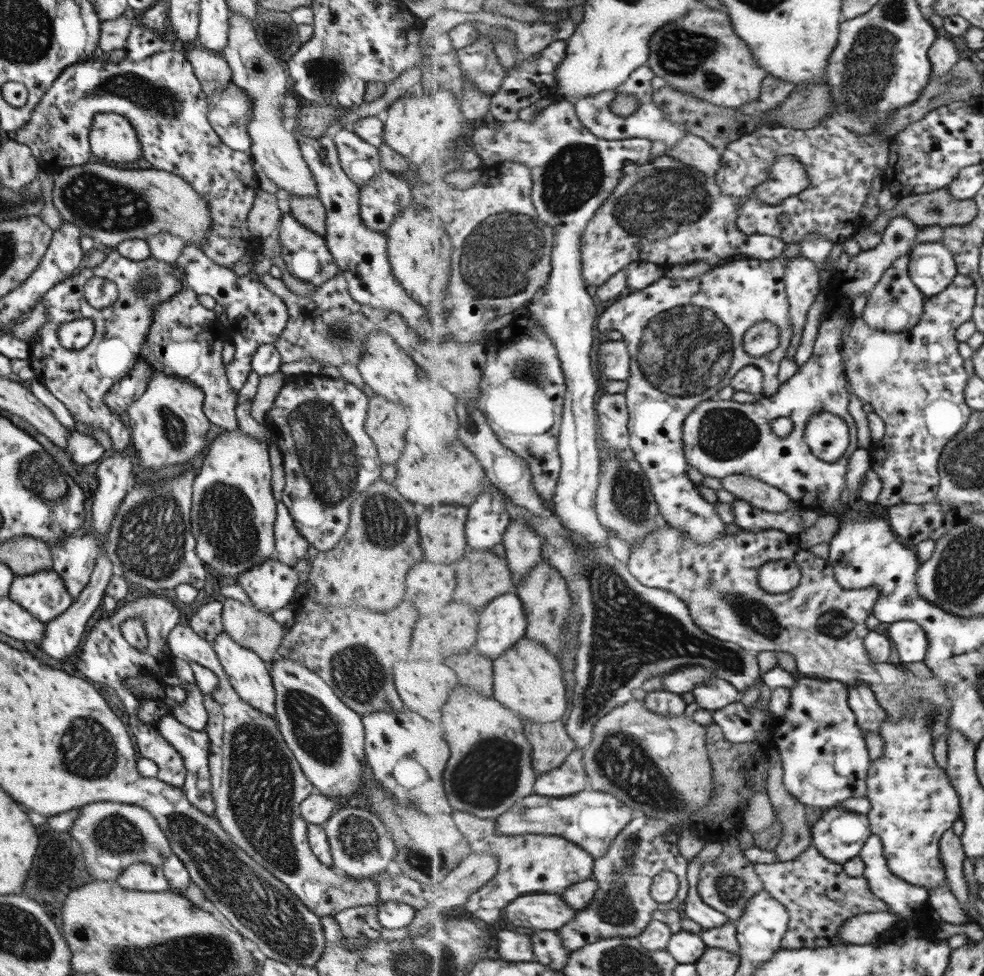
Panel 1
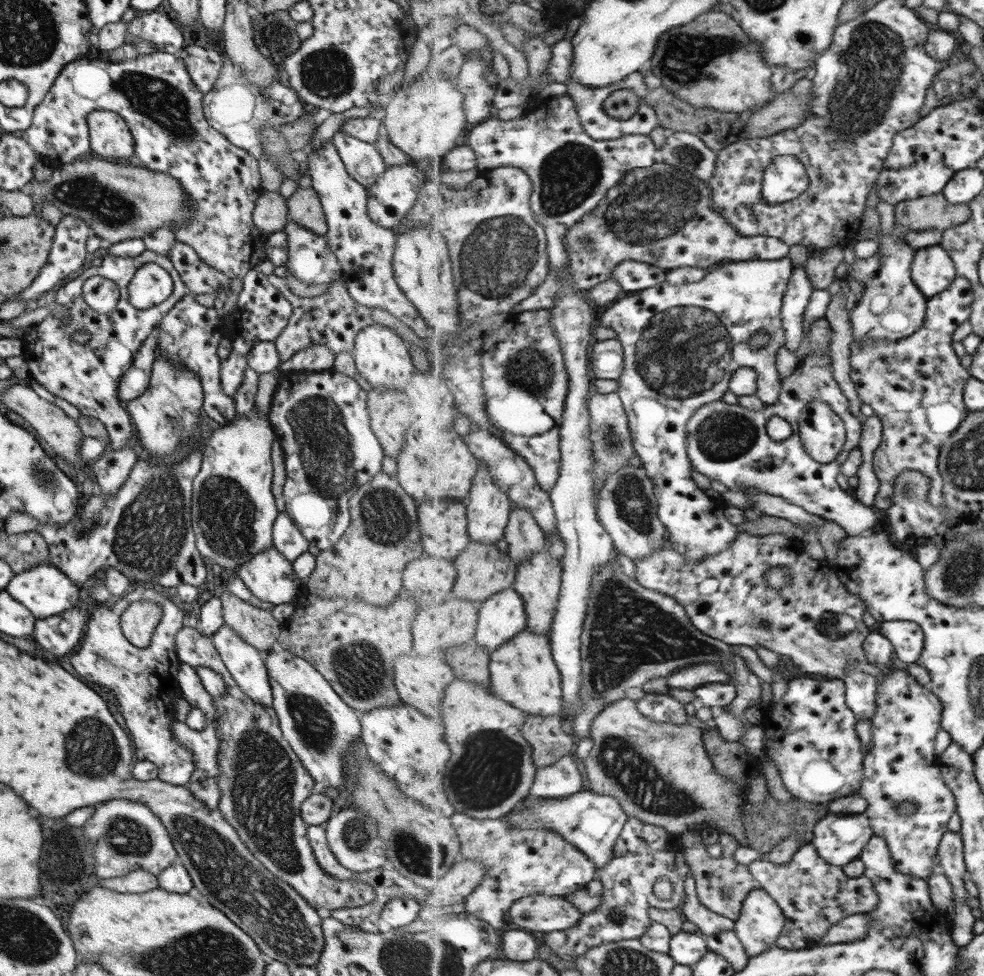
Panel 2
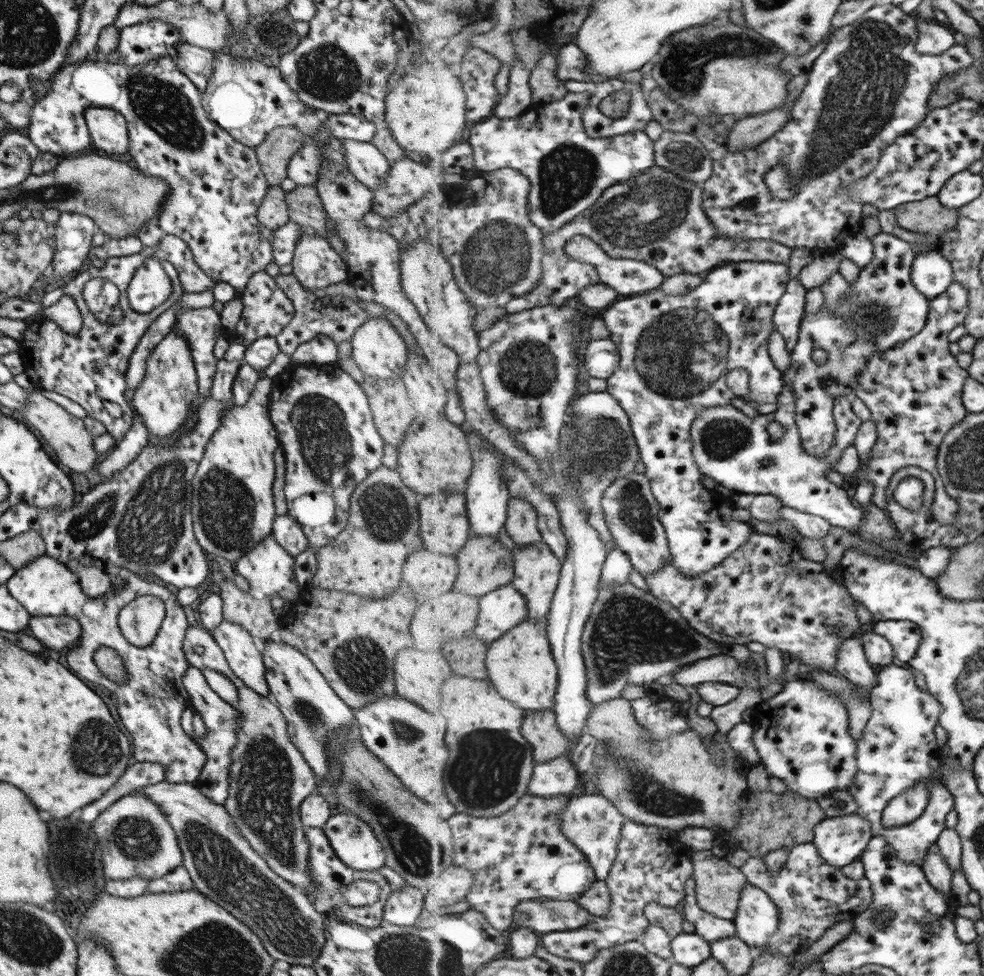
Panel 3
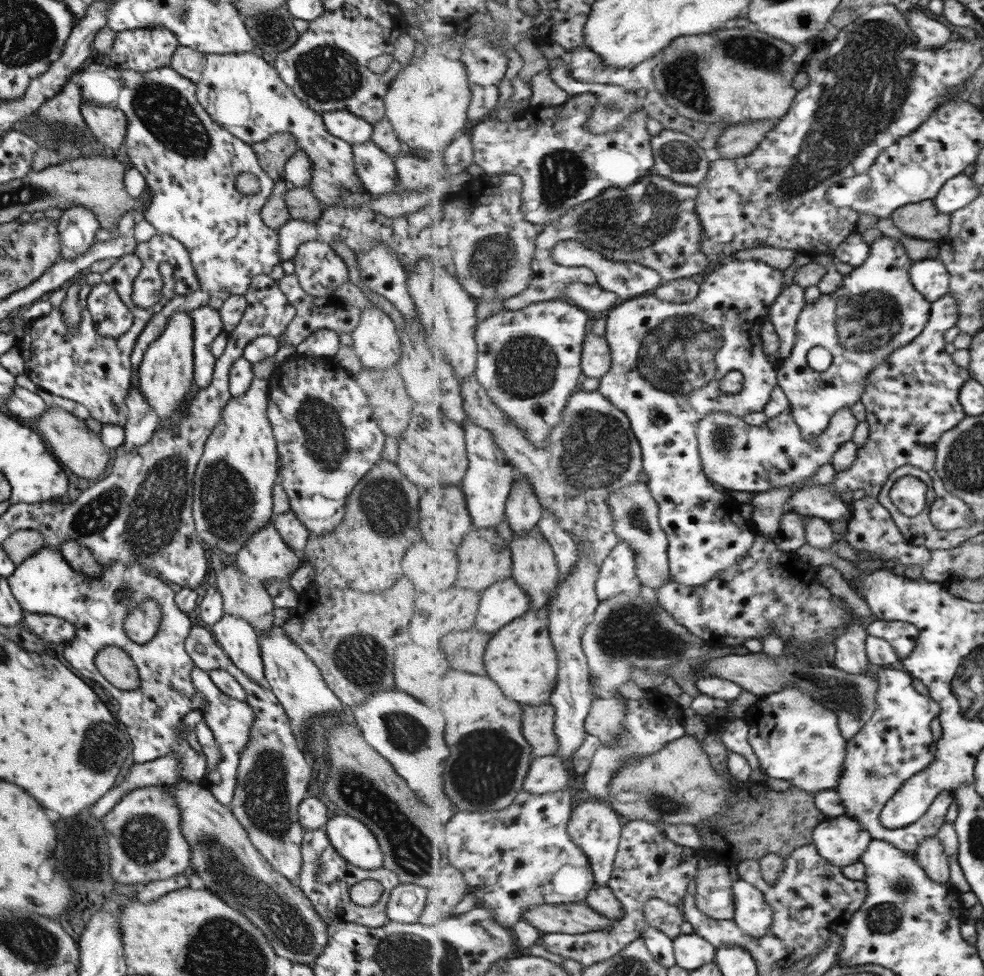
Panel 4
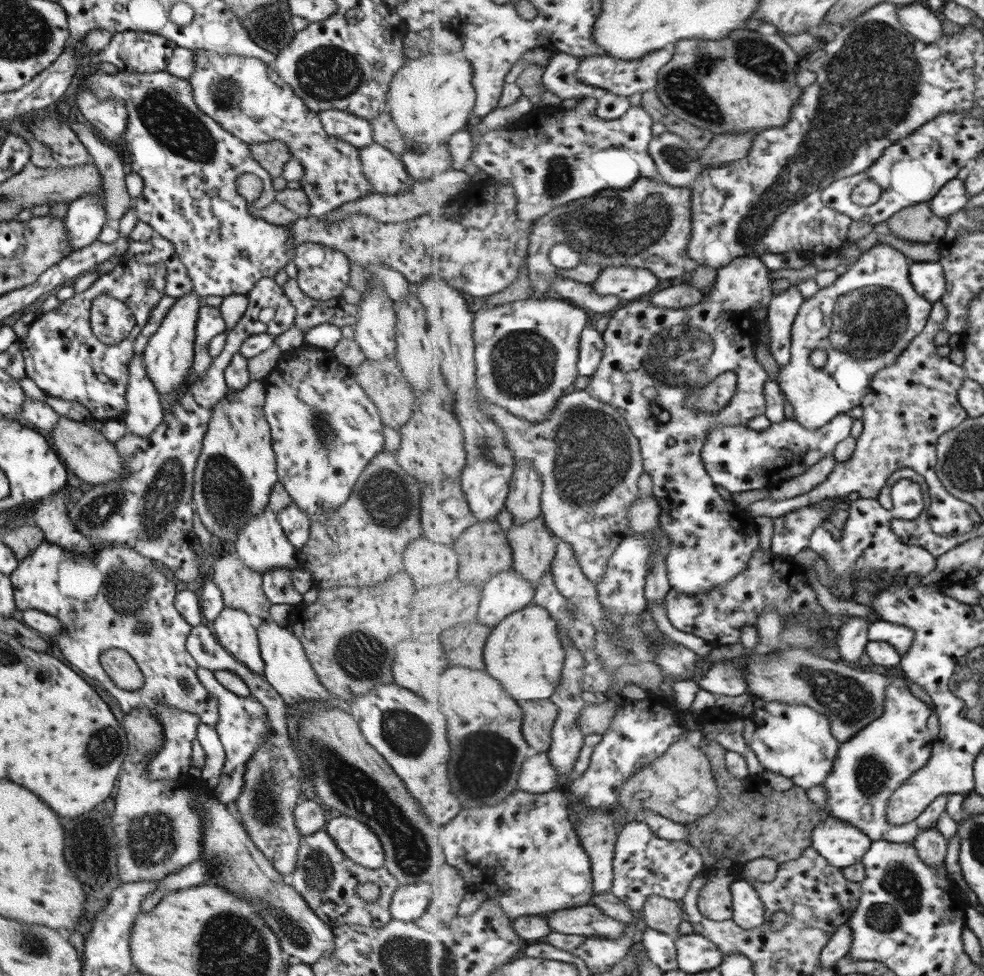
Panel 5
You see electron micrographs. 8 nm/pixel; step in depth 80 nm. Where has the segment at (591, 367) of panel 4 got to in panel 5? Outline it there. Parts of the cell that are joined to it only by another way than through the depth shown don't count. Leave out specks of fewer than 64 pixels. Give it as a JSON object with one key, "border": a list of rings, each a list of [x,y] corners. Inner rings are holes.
{"border":[[[593,322],[586,324],[580,342],[579,375],[591,377],[597,374],[605,352],[604,334],[597,331]]]}

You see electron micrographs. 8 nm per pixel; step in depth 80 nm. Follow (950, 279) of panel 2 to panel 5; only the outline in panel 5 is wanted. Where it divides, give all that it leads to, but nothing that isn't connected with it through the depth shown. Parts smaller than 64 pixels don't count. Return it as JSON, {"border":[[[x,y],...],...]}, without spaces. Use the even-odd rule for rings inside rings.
{"border":[[[911,262],[910,279],[915,290],[932,303],[939,302],[947,292],[946,272],[937,262]]]}

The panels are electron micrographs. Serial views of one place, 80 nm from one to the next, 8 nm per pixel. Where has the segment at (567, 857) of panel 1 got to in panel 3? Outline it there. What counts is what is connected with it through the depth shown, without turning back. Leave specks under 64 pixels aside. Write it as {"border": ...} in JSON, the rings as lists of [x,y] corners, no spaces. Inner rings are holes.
{"border":[[[527,793],[510,812],[501,816],[475,817],[458,813],[449,819],[455,838],[455,862],[475,873],[475,886],[466,897],[469,908],[482,912],[497,930],[507,930],[516,916],[516,905],[523,901],[577,901],[599,879],[585,854],[563,834],[560,814],[570,803],[570,795],[554,797]]]}

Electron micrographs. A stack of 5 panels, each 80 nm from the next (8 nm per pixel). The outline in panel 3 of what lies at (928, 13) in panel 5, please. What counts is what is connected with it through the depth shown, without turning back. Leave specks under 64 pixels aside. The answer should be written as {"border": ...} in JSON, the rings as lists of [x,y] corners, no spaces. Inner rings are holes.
{"border":[[[919,18],[918,29],[919,42],[917,49],[919,52],[938,55],[956,44],[953,31],[937,21]]]}

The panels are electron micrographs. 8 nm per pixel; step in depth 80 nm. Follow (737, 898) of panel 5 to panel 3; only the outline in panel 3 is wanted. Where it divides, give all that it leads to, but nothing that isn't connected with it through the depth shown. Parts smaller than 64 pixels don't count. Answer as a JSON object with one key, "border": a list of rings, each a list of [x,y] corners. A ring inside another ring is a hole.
{"border":[[[745,886],[735,917],[738,937],[756,953],[765,951],[766,942],[777,932],[779,910],[765,890]]]}

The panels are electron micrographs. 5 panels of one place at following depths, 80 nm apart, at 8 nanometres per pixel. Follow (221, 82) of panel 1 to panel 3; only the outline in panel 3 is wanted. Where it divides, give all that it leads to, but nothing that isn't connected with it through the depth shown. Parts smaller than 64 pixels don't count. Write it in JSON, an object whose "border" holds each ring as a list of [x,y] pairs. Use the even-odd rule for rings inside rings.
{"border":[[[181,43],[173,57],[179,72],[182,72],[197,88],[202,91],[211,76],[214,53],[204,48]]]}

